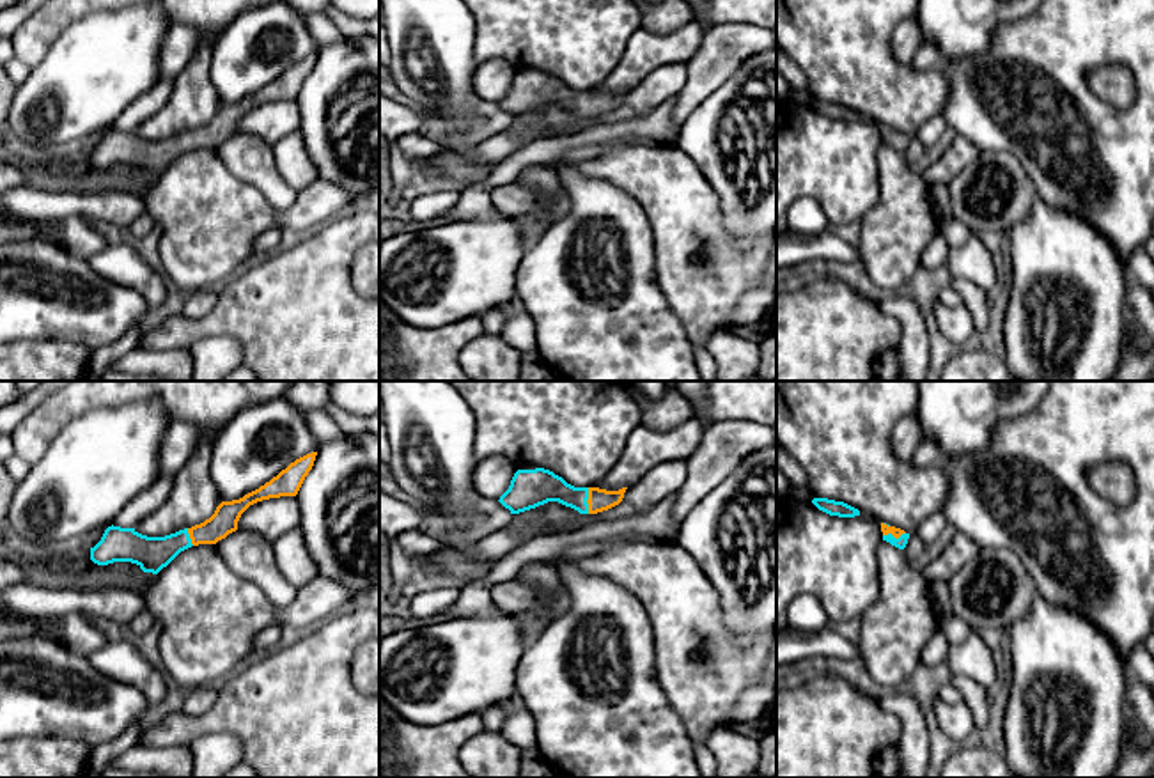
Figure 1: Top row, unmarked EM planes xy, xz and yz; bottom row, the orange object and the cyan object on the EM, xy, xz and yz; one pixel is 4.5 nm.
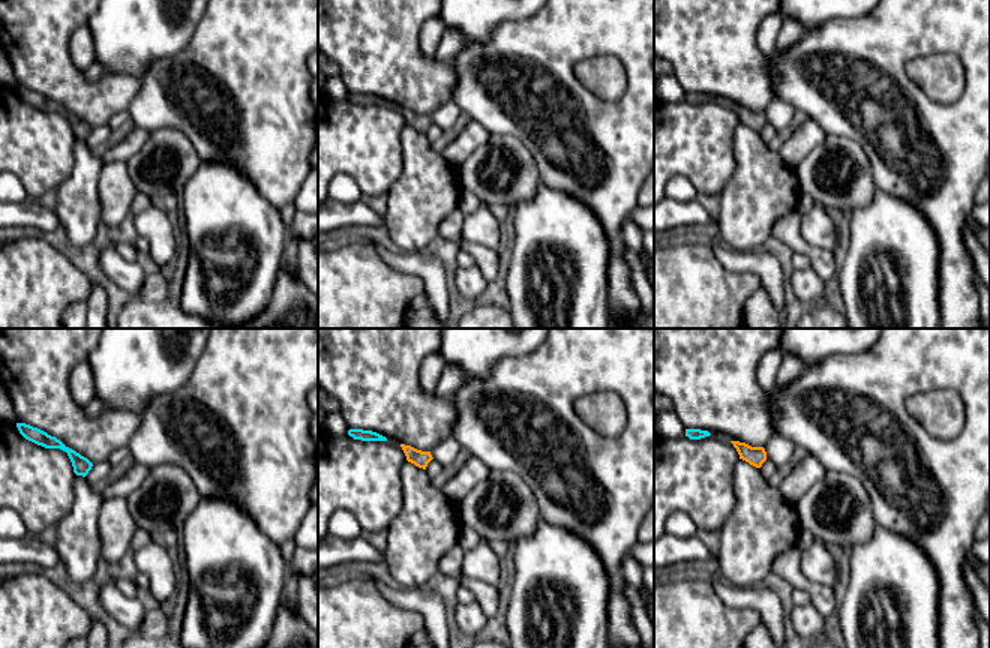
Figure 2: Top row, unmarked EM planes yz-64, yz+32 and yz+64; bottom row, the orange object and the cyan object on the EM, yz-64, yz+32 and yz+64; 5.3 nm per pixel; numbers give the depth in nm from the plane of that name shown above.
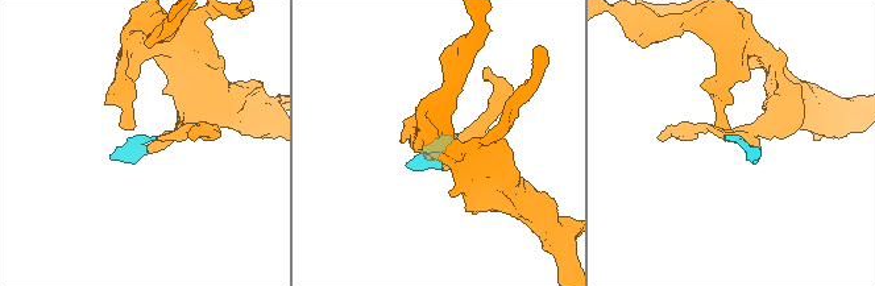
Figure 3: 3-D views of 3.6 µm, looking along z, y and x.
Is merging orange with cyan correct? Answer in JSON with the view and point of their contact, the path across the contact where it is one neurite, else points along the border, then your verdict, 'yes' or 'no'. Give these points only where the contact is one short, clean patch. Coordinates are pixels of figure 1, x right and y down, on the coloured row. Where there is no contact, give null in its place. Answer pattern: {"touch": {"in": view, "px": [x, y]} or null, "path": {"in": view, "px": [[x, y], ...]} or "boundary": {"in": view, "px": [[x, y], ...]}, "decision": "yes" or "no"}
{"touch": {"in": "xz", "px": [587, 500]}, "decision": "yes"}

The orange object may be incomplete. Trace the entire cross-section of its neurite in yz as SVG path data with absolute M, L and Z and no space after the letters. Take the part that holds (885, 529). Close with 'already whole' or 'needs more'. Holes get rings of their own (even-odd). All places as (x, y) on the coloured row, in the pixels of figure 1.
M881 523L881 532L883 532L883 541L890 542L899 549L906 548L909 533L906 533L904 530Z | needs more

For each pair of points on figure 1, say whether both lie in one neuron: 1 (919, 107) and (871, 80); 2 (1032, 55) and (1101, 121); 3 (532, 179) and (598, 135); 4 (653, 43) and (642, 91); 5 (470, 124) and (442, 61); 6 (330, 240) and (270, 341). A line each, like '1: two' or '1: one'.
1: one
2: one
3: two
4: two
5: one
6: one

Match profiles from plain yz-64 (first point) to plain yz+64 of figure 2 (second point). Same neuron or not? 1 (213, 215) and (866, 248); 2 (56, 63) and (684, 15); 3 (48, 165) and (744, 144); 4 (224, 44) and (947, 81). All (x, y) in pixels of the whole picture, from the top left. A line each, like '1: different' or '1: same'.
1: same
2: same
3: different
4: different

